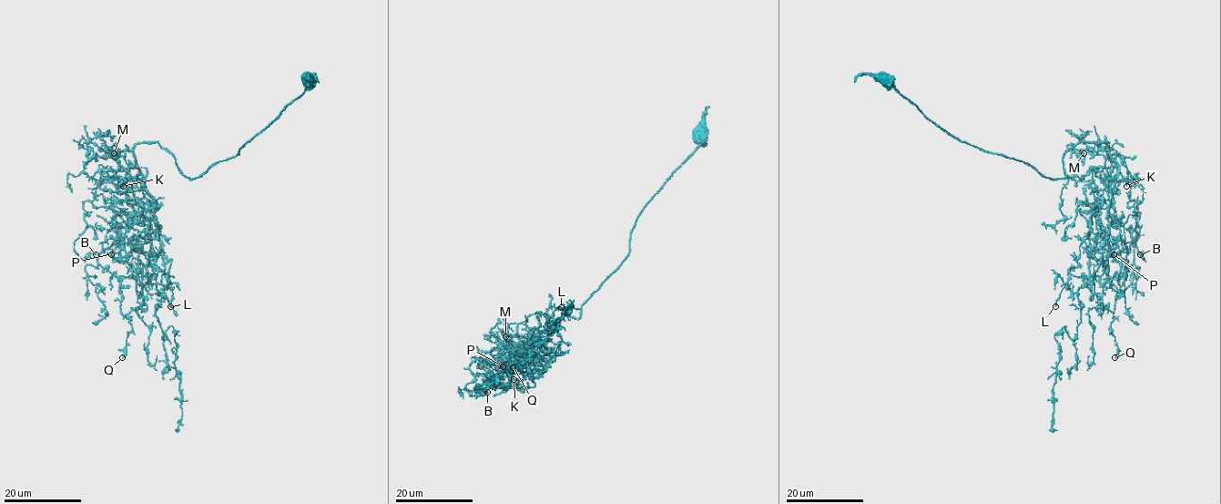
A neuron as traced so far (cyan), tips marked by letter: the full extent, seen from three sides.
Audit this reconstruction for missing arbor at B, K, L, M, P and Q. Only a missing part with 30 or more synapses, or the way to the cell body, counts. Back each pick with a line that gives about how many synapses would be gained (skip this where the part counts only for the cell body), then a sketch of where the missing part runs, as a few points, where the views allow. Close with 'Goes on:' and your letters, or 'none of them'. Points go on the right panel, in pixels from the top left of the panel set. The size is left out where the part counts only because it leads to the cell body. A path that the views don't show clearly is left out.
K: 35 syn | (1126, 186), (1120, 202), (1120, 214), (1123, 211), (1123, 195)
Q: 30 syn | (1114, 357), (1124, 372), (1121, 402)
Goes on: K, Q

